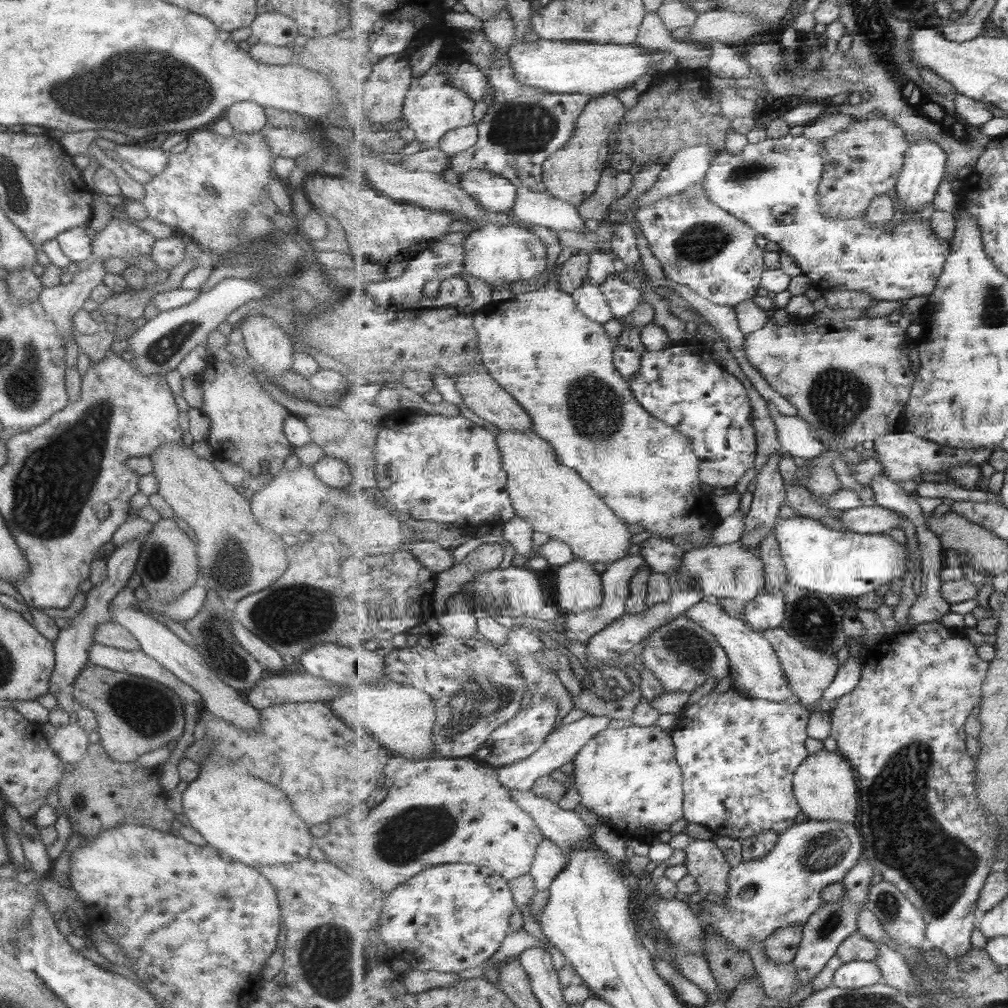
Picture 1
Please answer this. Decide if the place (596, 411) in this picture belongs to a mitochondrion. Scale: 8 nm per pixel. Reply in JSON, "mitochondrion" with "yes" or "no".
{"mitochondrion":"yes"}

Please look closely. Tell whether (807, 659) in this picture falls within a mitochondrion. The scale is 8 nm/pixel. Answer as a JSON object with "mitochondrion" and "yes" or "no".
{"mitochondrion":"yes"}

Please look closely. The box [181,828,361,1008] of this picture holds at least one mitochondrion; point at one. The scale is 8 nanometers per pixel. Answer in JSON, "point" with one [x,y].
{"point":[326,955]}

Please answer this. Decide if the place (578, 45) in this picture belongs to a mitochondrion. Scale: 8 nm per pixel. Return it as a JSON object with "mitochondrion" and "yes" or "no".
{"mitochondrion":"no"}

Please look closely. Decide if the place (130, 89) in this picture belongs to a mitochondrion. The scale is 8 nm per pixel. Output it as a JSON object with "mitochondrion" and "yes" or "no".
{"mitochondrion":"yes"}

